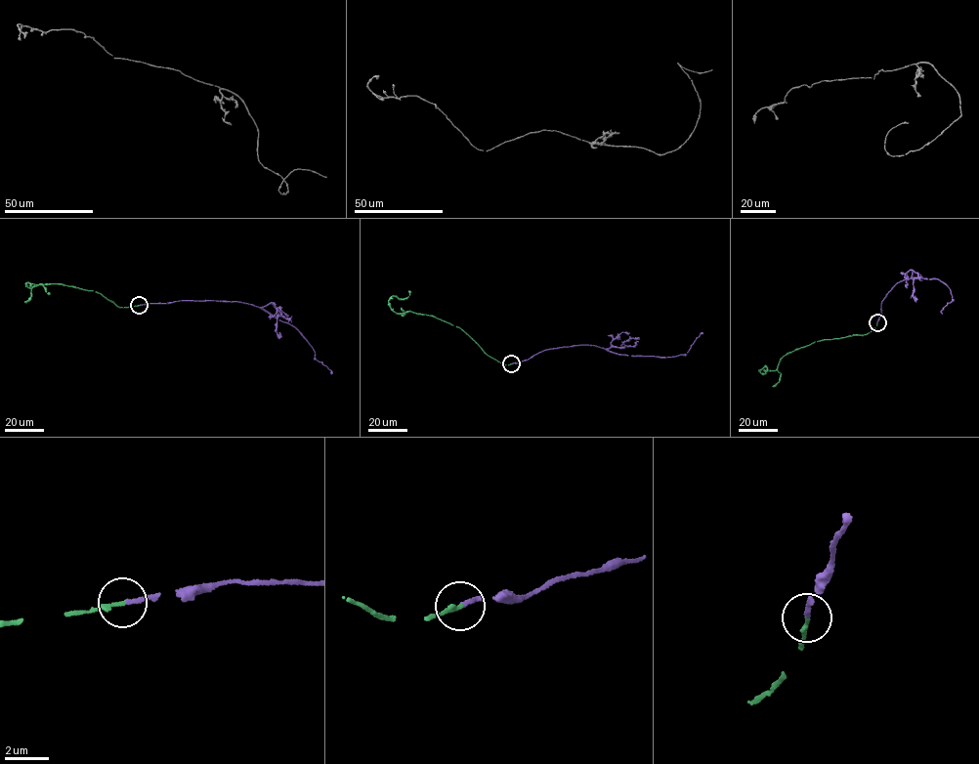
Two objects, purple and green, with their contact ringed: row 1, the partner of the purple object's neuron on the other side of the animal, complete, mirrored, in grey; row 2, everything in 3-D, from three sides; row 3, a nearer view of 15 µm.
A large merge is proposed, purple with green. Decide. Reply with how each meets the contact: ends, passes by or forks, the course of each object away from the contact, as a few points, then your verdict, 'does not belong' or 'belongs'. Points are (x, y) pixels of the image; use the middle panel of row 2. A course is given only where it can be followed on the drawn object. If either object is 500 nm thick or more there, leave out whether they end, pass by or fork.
purple ends; green ends; course purple (512, 363), (543, 351), (586, 345), (620, 354), (671, 357), (686, 354), (702, 332); course green (511, 363), (486, 355), (460, 328), (448, 322), (417, 313), (394, 312), (389, 299), (405, 298), (408, 290); belongs

